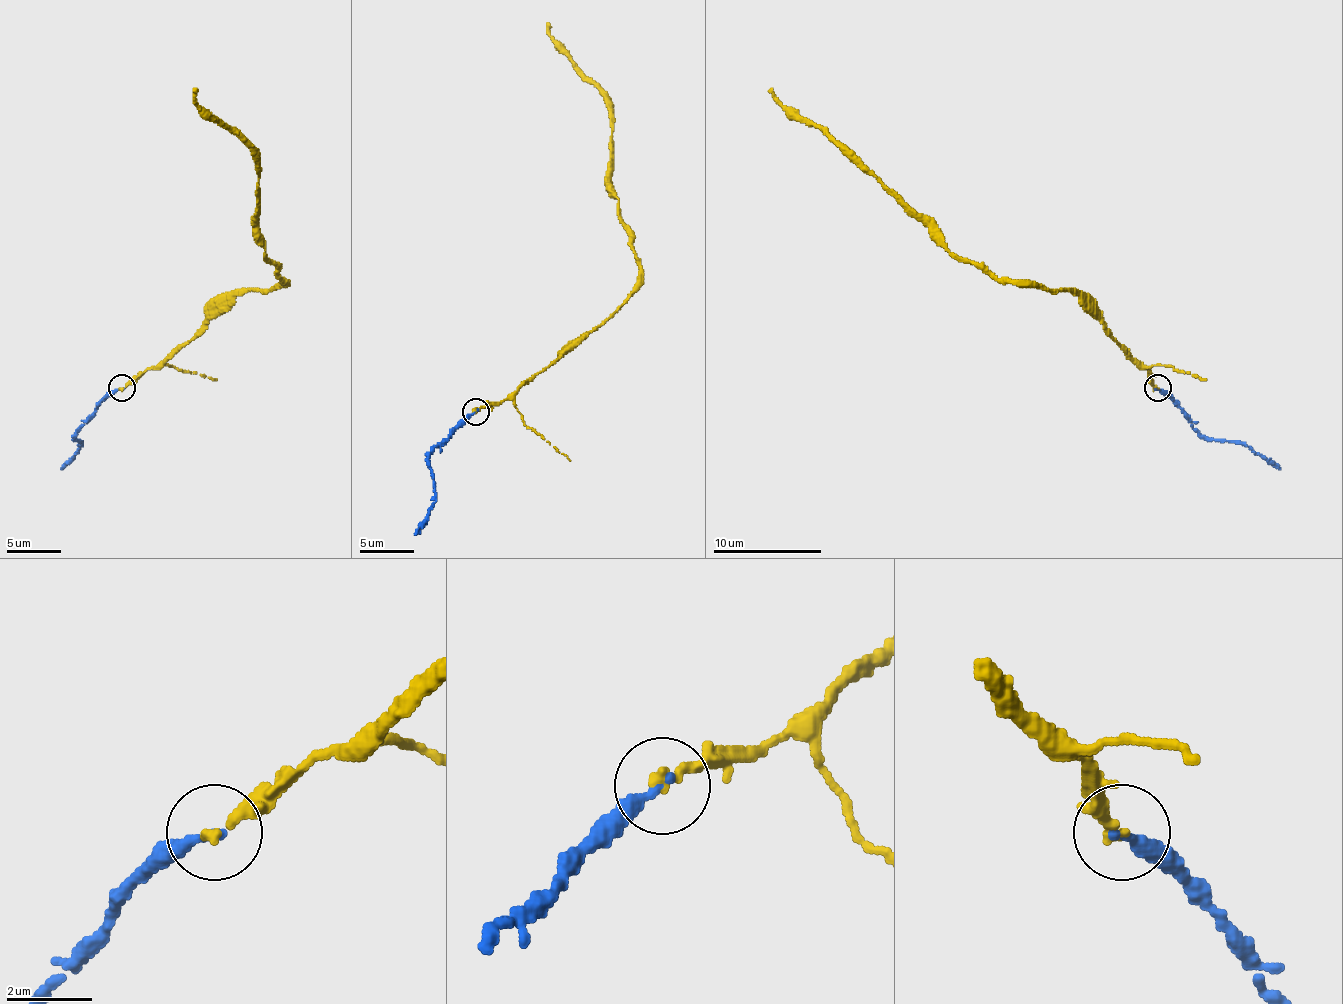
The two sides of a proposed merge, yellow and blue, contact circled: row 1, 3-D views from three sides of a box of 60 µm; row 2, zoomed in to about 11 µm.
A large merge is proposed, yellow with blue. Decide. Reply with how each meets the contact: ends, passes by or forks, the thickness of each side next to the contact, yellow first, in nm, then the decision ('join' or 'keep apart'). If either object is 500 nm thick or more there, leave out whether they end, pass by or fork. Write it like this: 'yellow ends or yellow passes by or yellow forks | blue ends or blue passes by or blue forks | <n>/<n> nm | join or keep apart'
yellow ends | blue ends | 200/280 nm | join

